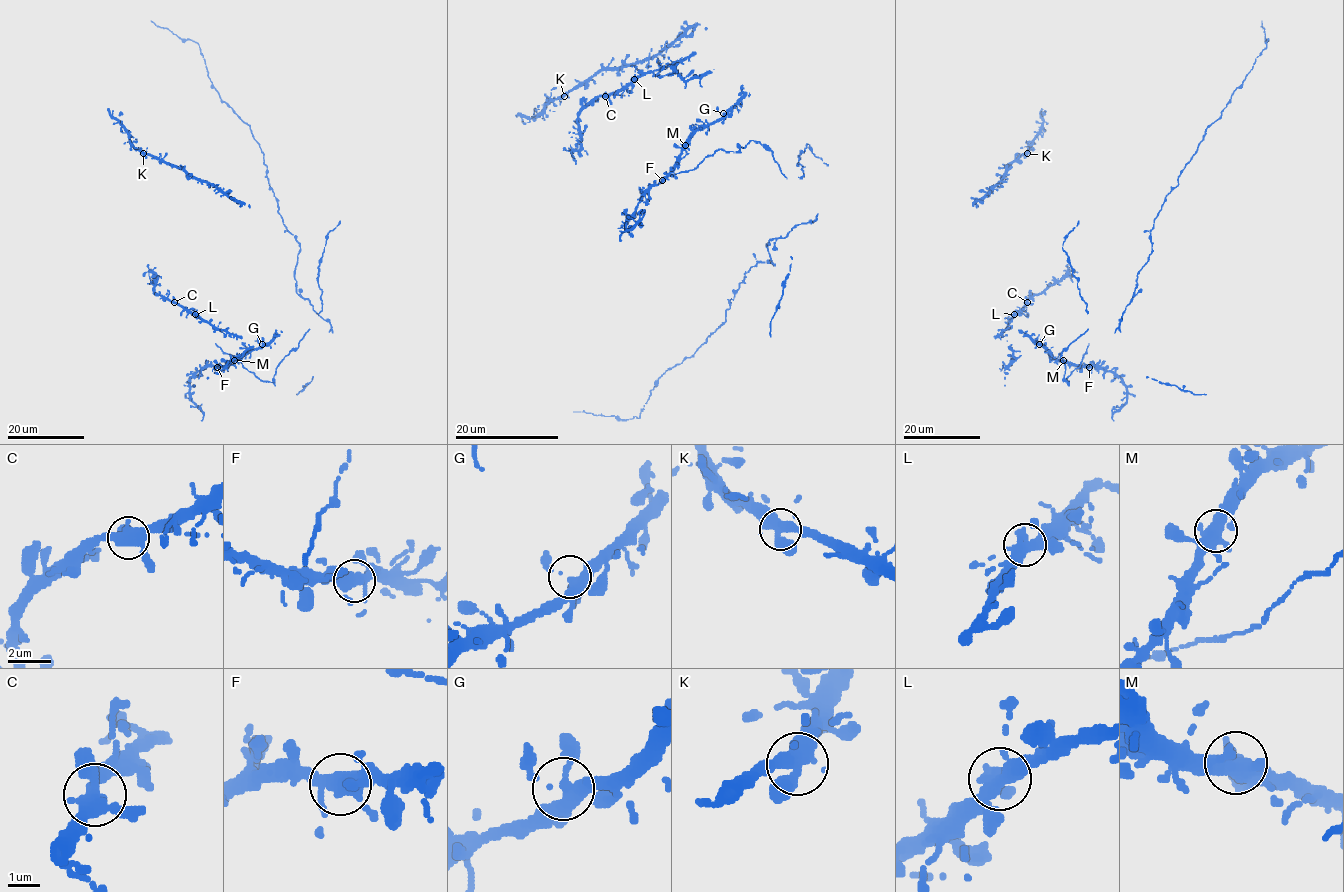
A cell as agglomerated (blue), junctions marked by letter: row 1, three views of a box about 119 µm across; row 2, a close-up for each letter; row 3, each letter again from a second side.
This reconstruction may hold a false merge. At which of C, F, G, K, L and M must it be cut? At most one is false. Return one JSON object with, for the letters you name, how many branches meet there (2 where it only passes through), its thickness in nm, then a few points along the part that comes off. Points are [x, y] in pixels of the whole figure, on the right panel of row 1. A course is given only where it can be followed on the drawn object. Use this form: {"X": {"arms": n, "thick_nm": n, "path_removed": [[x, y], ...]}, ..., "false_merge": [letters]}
{"false_merge": []}

